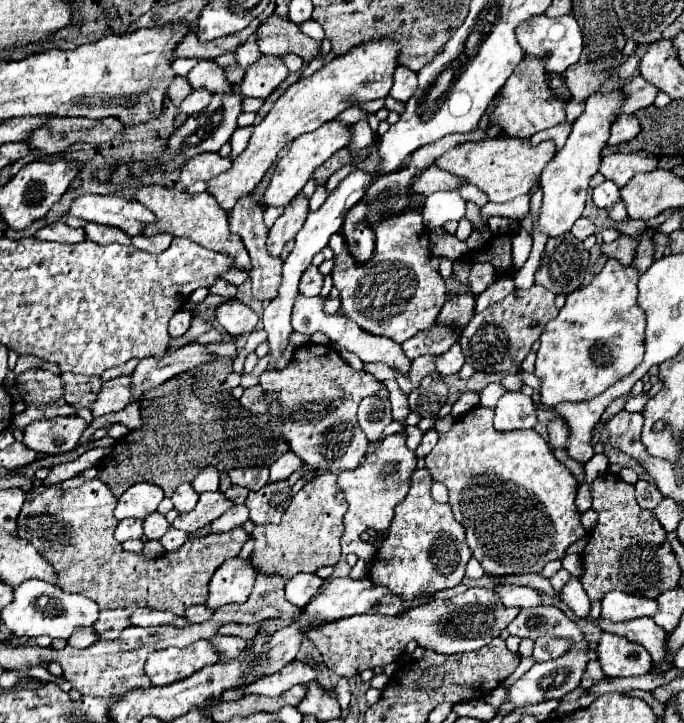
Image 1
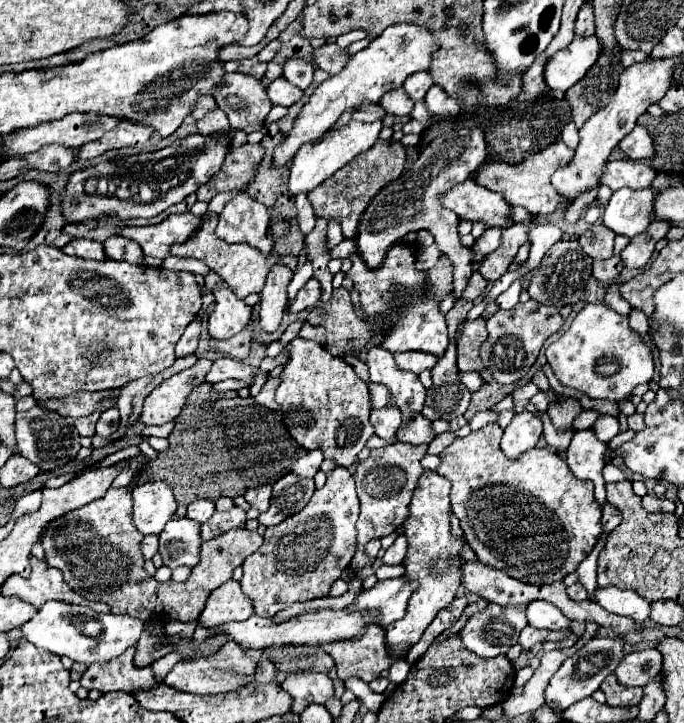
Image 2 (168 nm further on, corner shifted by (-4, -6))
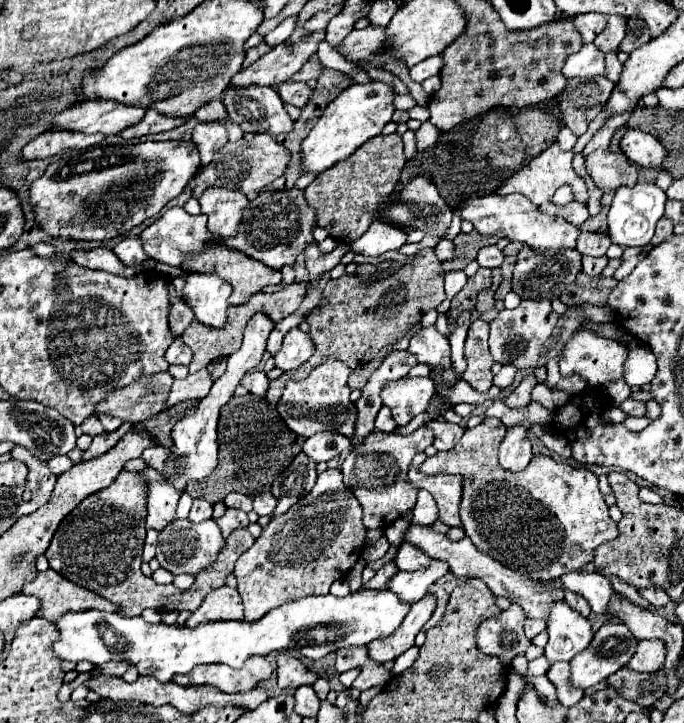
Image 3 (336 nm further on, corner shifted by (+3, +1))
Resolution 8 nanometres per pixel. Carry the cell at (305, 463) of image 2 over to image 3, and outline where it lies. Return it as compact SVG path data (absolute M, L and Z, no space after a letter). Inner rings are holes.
M318 432L302 446L306 456L316 462L326 462L334 456L340 456L346 448L350 448L350 438L342 436L340 432Z

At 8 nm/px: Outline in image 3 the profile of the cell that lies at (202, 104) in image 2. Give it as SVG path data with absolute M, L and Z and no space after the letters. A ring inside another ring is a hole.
M212 100L208 104L204 104L202 108L198 108L198 112L194 114L198 122L224 122L228 118L226 106L222 104L222 100Z

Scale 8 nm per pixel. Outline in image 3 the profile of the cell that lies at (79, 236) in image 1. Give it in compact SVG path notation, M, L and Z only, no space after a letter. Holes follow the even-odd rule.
M100 246L100 248L94 248L94 250L74 250L72 252L72 260L78 264L78 266L84 266L84 268L90 268L90 270L104 270L104 272L110 272L110 274L116 274L116 276L136 276L138 272L144 270L144 266L138 266L138 268L126 268L118 256L114 256L112 250Z

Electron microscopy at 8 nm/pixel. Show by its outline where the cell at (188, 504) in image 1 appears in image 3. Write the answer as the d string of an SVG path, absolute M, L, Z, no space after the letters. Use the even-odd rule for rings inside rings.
M194 500L192 508L190 508L190 514L188 514L188 520L198 524L202 520L210 520L212 518L212 504L206 502L206 500Z

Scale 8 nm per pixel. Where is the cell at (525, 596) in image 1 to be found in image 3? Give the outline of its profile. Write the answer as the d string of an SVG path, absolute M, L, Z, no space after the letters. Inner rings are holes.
M558 602L550 614L548 634L550 640L544 650L550 664L554 664L558 660L572 660L578 652L586 650L590 646L594 630L588 618L582 618L564 602Z

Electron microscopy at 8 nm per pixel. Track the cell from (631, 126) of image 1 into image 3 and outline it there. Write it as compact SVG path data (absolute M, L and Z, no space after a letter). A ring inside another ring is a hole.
M628 130L620 142L622 152L642 168L658 168L666 158L664 146L642 130Z

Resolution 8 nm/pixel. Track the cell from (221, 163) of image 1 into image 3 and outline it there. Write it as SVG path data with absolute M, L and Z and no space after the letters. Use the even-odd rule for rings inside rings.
M256 134L250 142L240 140L236 144L228 142L224 148L220 148L214 154L214 160L194 176L194 198L200 198L202 192L210 186L222 186L228 190L240 190L244 196L254 194L262 190L264 186L272 184L278 176L282 176L290 162L290 152L278 144L276 140L270 140L268 134Z

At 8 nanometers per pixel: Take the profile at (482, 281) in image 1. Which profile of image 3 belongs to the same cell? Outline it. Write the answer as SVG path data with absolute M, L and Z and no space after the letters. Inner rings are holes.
M486 246L478 252L476 260L484 268L498 268L504 262L504 254L502 254L502 250L498 250L498 246Z

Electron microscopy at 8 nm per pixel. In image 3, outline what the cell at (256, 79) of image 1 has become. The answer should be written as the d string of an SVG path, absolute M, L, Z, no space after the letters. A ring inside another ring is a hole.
M288 80L284 84L278 84L276 90L278 90L278 94L282 96L282 100L286 104L292 104L296 108L304 108L308 104L308 100L312 98L312 88L308 84L304 84L304 82Z

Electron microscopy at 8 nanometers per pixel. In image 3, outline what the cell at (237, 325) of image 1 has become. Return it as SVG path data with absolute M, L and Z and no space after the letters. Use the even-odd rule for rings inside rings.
M188 274L186 276L186 286L182 288L182 298L194 310L196 320L206 324L206 326L212 326L212 328L222 328L224 326L230 294L232 294L230 284L226 280L214 276L214 274Z

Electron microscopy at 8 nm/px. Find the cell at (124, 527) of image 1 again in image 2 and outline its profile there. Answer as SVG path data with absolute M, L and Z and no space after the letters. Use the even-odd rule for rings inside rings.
M145 535L141 541L141 553L145 559L151 559L157 553L157 537L155 535Z

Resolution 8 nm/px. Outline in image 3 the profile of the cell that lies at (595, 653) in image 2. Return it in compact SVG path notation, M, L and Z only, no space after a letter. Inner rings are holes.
M604 624L596 634L594 640L590 642L590 646L580 652L572 662L572 686L576 688L588 688L598 684L600 680L606 680L610 674L618 672L620 668L624 668L630 660L630 656L634 656L638 648L638 638L632 636L632 632L624 626L624 624Z

